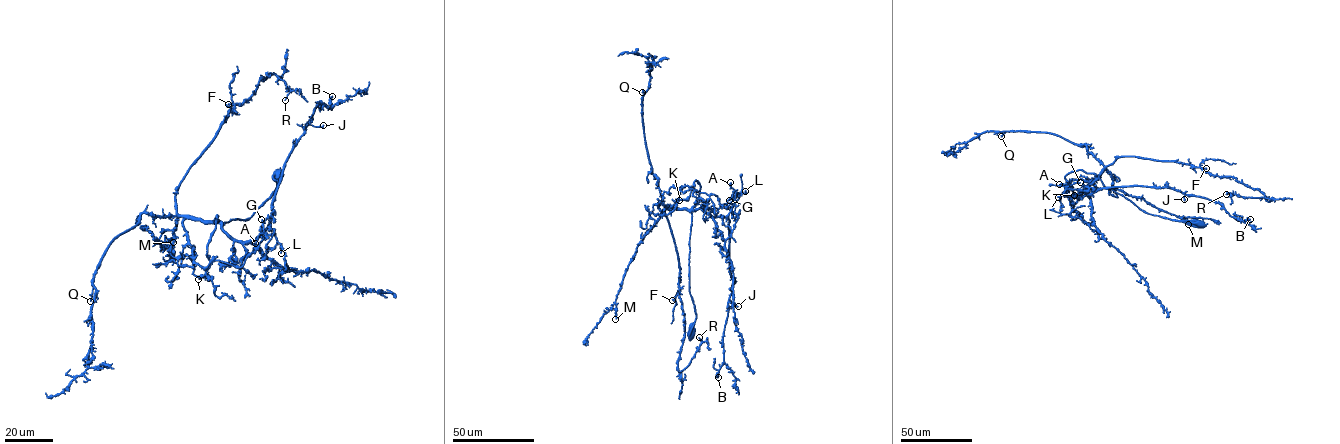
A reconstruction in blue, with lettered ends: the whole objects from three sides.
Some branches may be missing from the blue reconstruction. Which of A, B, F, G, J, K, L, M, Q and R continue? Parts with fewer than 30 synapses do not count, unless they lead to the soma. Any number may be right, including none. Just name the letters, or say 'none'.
A

